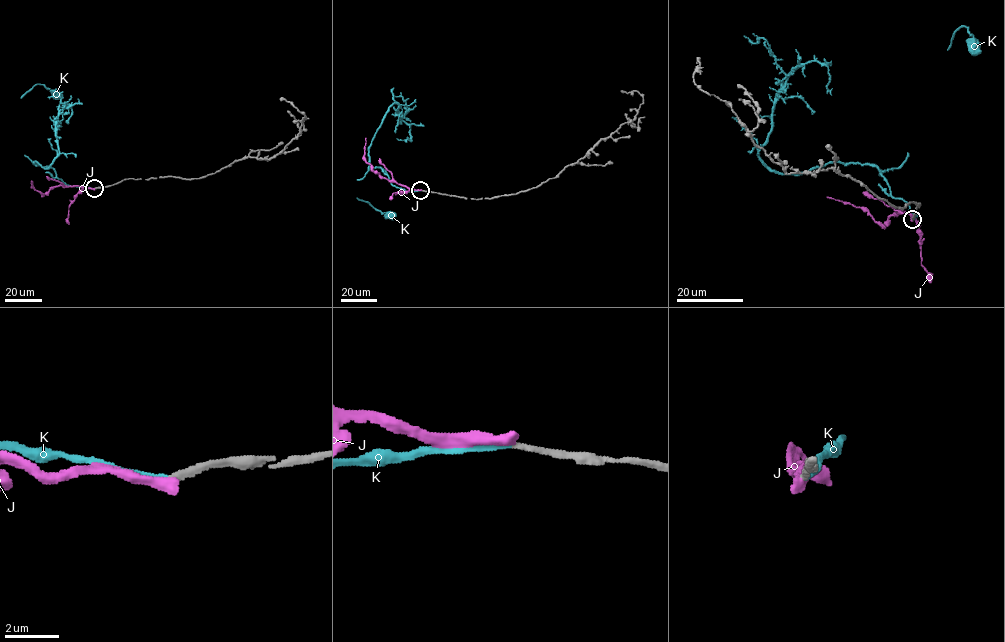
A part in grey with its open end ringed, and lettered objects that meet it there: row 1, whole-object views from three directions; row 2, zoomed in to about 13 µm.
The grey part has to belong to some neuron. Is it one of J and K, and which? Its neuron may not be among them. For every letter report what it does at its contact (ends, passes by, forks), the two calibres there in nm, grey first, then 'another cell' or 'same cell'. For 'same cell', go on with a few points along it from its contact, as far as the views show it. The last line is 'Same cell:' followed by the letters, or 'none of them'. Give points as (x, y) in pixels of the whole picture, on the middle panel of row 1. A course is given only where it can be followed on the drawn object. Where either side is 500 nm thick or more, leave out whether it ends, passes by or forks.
J: it ends | 240/440 nm | another cell
K: it ends | 240/240 nm | same cell | via (420, 190), (406, 191), (396, 187), (381, 168), (369, 168), (359, 180), (388, 216), (391, 215)
Same cell: K

